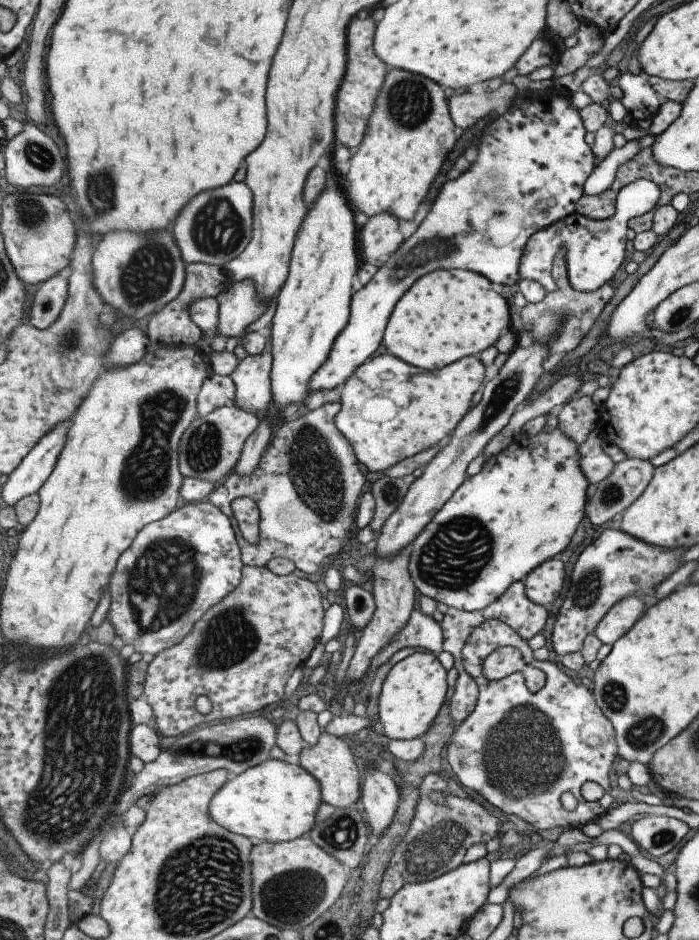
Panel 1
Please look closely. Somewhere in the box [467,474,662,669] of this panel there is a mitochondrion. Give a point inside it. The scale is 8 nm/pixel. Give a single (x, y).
(587, 587)

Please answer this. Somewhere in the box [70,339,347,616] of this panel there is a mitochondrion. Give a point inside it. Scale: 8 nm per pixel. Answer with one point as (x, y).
(145, 476)

